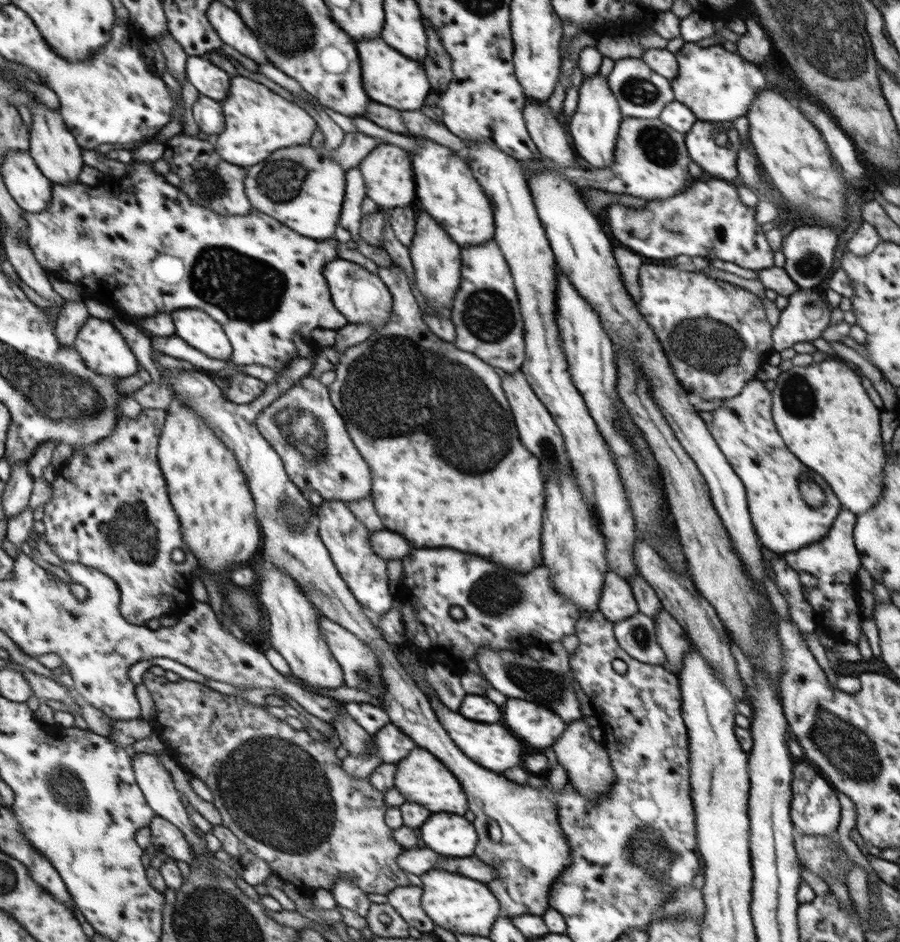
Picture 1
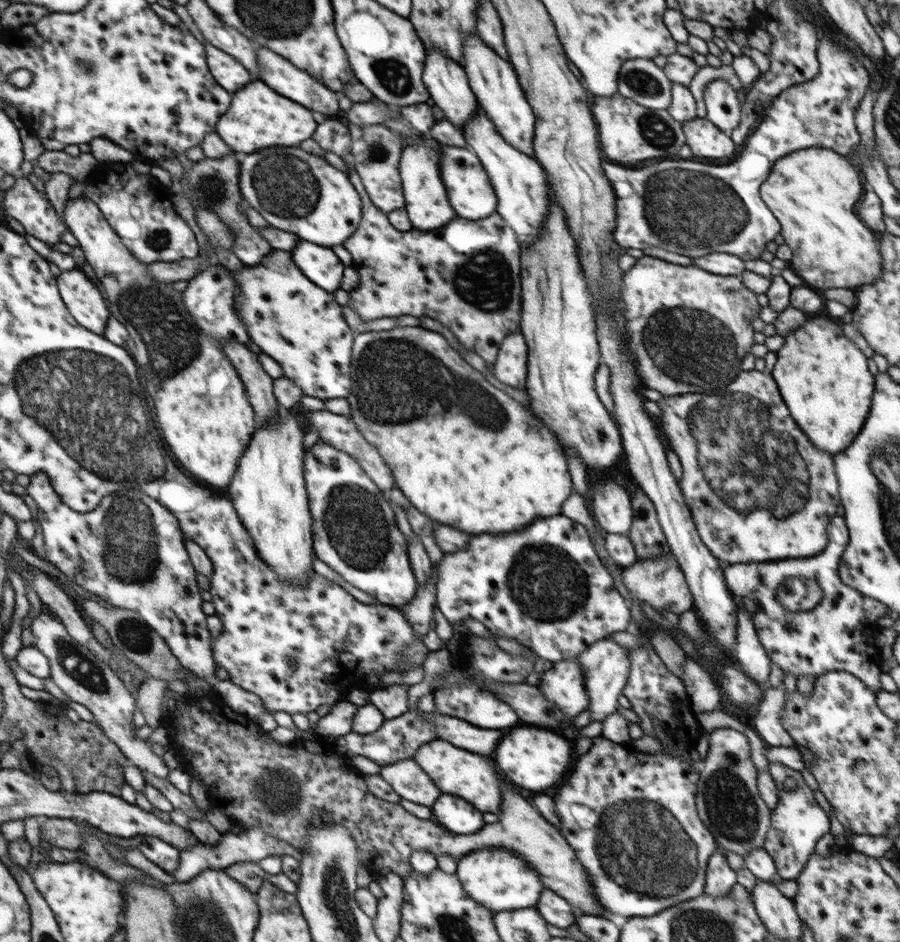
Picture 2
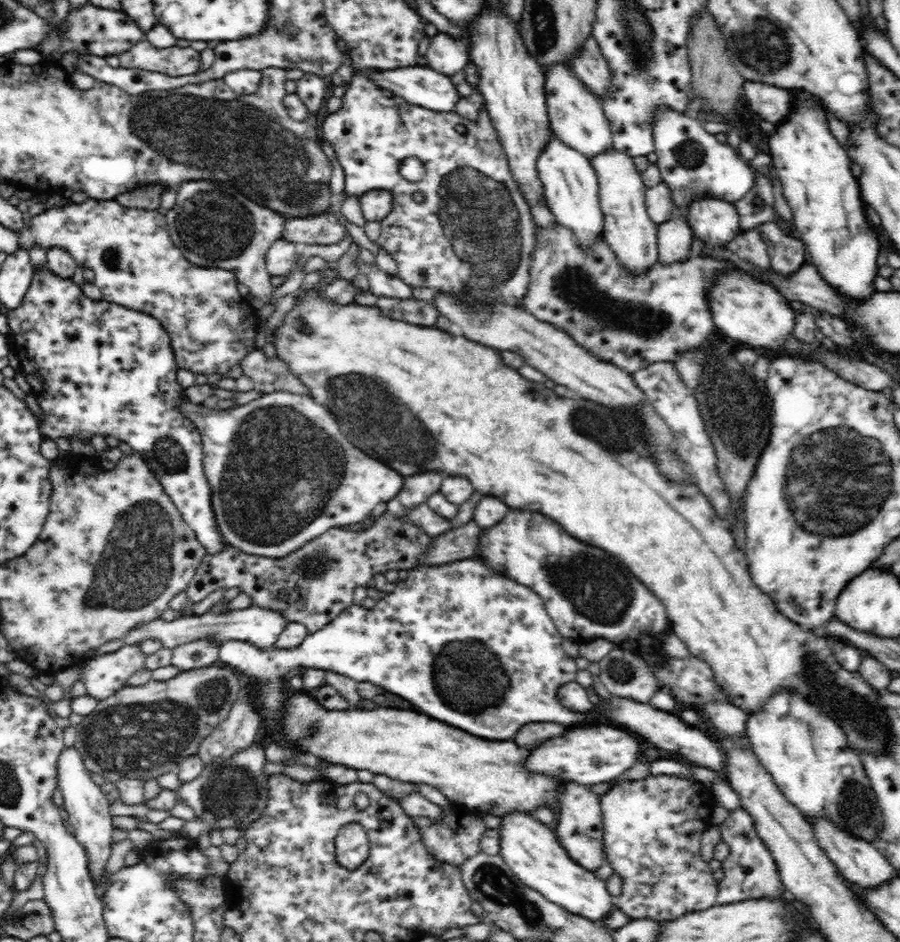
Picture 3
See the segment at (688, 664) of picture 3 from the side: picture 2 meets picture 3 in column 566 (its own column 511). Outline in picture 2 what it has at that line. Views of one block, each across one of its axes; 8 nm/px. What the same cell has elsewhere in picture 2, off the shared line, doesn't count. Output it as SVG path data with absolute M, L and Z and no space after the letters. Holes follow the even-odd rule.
M562 514L549 516L548 518L538 518L530 526L522 530L522 532L512 532L512 534L502 534L502 536L490 536L490 534L472 536L465 549L460 549L453 553L445 553L437 566L435 595L437 598L436 605L450 624L460 620L465 621L467 618L474 618L474 620L484 624L492 635L514 639L536 653L537 657L548 660L552 664L574 659L583 651L586 651L586 648L589 648L590 645L608 638L615 632L628 631L632 628L630 603L616 589L612 575L602 564L587 528Z

